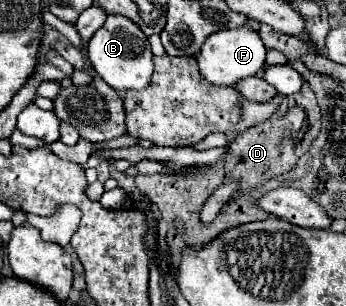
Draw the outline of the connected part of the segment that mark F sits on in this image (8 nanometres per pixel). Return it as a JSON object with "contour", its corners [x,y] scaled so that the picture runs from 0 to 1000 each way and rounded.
{"contour":[[[725,85],[639,98],[604,118],[604,131],[592,131],[592,144],[581,150],[581,170],[569,183],[569,216],[575,216],[581,248],[604,261],[610,275],[679,281],[691,261],[754,235],[754,222],[766,216],[766,170],[772,163],[766,163],[760,131]]]}

